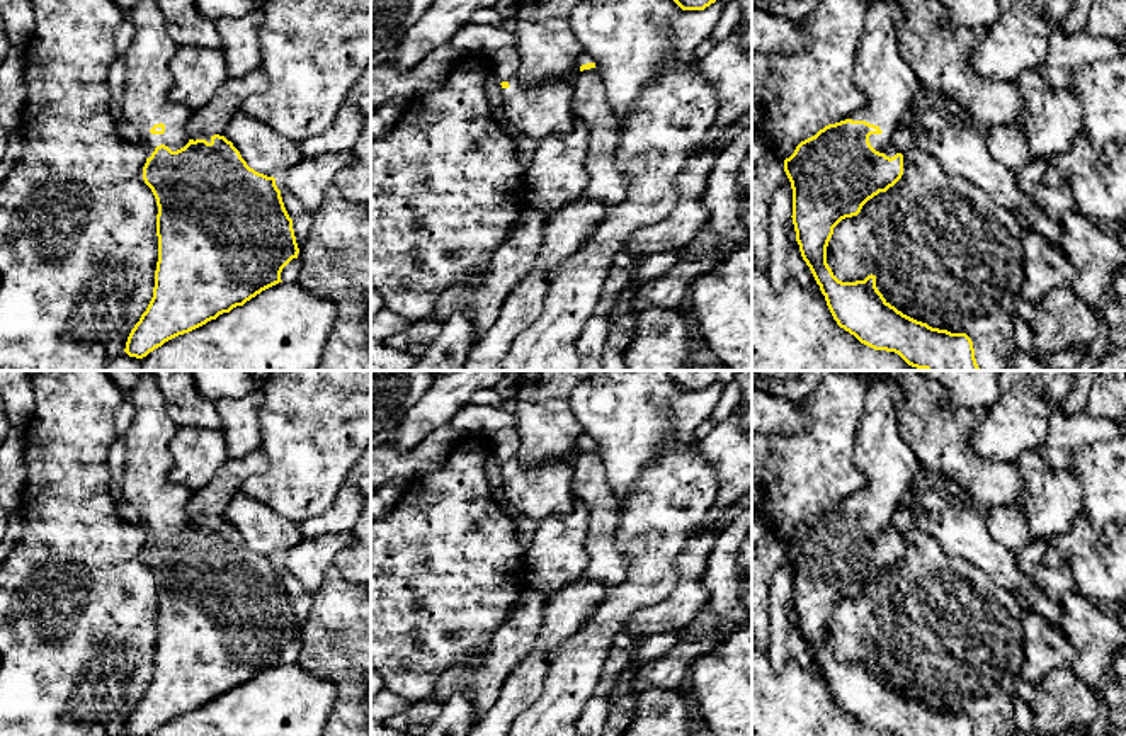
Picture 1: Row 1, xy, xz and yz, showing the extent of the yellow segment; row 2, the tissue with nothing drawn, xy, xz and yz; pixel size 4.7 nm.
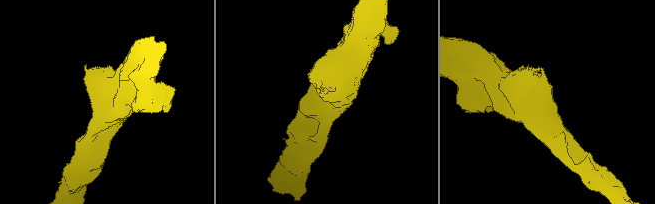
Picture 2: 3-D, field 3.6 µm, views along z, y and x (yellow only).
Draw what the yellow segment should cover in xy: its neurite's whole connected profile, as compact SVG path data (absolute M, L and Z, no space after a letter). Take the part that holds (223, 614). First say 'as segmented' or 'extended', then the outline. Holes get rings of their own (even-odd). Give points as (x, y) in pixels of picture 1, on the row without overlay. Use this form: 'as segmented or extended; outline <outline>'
extended; outline M150 371L139 376L126 396L134 405L136 415L124 437L126 471L122 493L136 508L139 525L146 529L143 561L151 569L158 586L158 643L153 678L131 711L124 733L128 736L148 736L165 722L189 714L223 694L230 694L236 687L243 687L262 671L282 663L281 653L293 639L298 639L299 629L293 600L284 588L276 559L250 549L225 517L214 515L196 522L187 517L192 491L170 479L173 467L170 440L179 427L170 418L165 398Z

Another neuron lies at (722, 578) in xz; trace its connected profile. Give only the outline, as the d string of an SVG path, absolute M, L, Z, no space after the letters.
M752 508L726 522L708 556L702 585L708 602L696 619L679 632L679 643L714 636L723 624L742 627L747 622L747 609L742 603L745 581L740 575L738 549L752 529Z

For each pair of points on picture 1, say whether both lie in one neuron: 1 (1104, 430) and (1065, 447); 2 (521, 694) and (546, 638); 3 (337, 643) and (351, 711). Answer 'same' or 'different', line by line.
1: same
2: same
3: same

